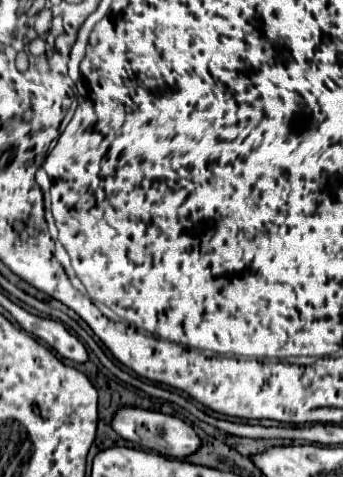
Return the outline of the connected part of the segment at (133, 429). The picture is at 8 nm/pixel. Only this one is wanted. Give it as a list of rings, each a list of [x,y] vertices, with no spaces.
[[[123,407],[113,417],[113,429],[123,439],[139,443],[141,447],[153,449],[153,451],[157,451],[161,455],[169,455],[173,459],[189,457],[189,455],[193,455],[193,453],[197,453],[201,449],[201,439],[193,431],[193,427],[189,427],[179,417],[163,415],[163,413],[157,413],[157,411],[145,411],[145,409],[137,409],[137,407]]]

